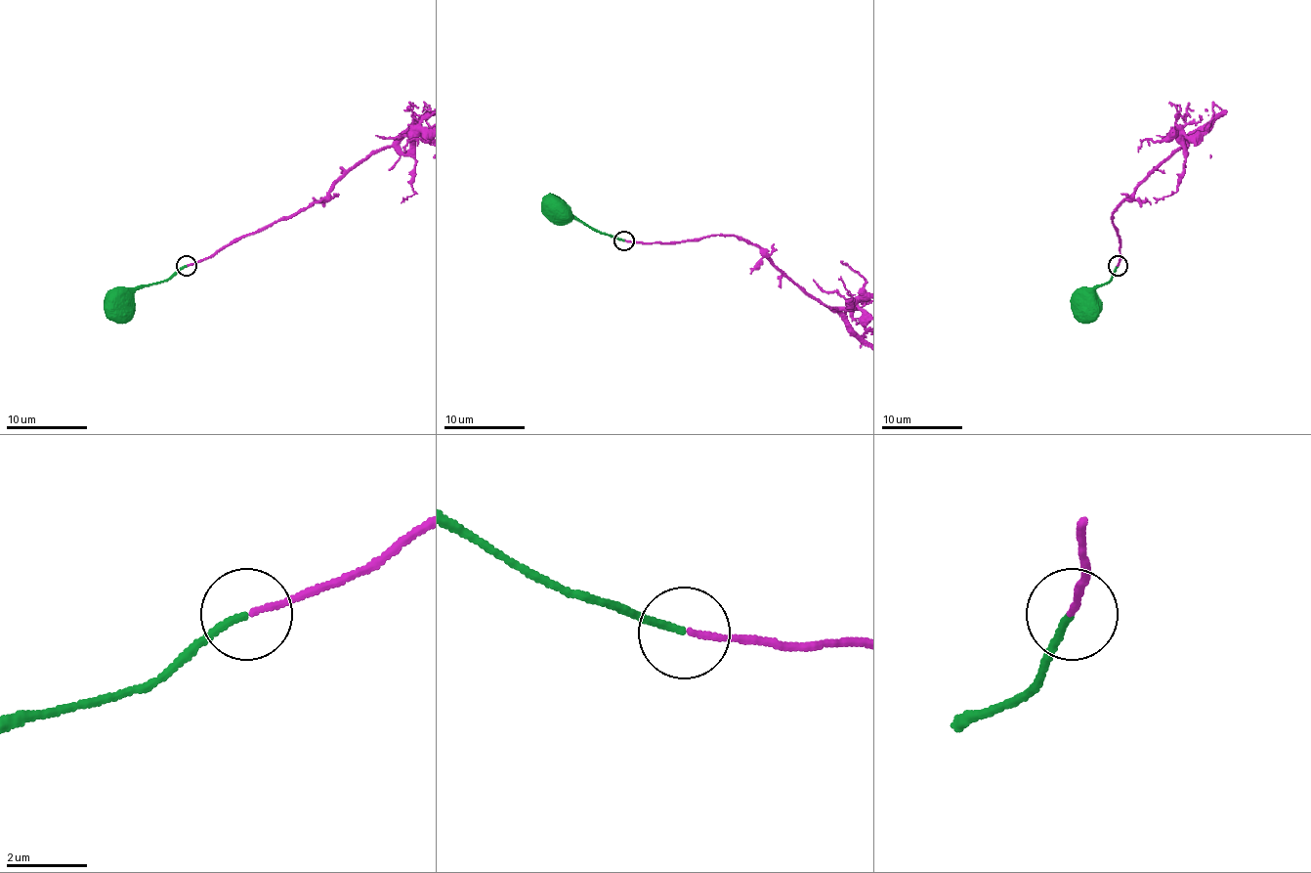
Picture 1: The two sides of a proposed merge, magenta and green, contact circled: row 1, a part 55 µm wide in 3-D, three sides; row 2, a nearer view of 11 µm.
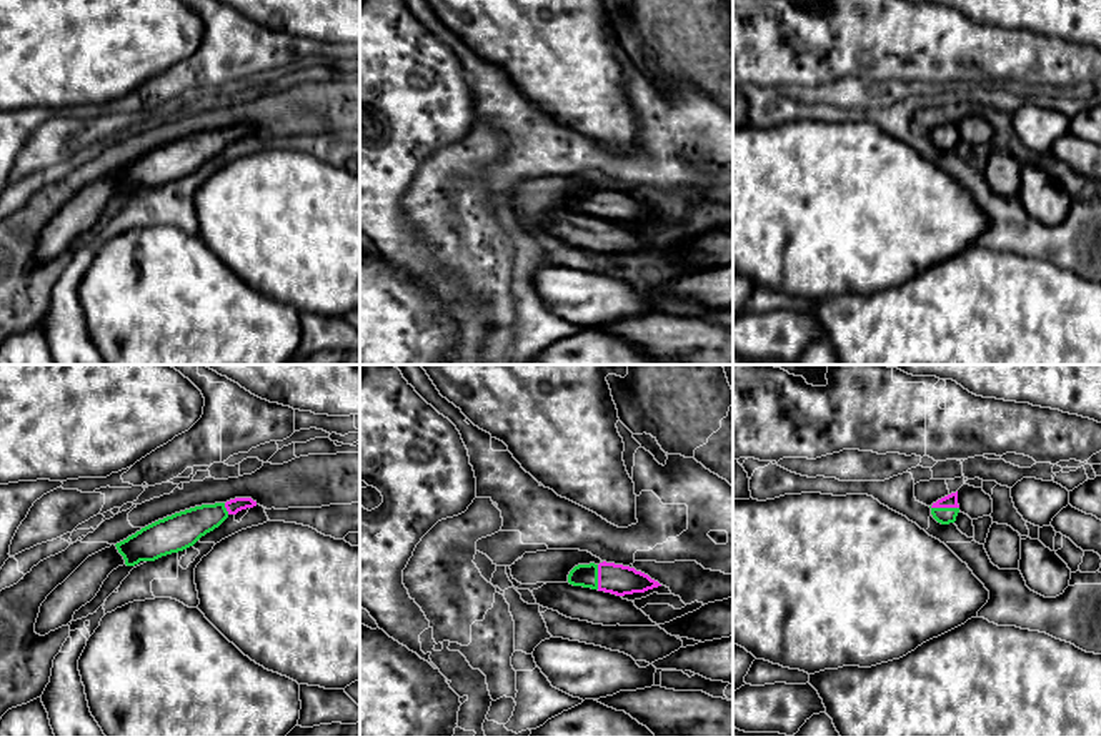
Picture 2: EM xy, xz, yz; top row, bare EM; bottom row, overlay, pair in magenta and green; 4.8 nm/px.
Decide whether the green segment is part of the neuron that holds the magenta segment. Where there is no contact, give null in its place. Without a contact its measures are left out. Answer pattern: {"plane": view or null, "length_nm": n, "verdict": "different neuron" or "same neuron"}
{"plane": "yz", "length_nm": 140, "verdict": "same neuron"}

